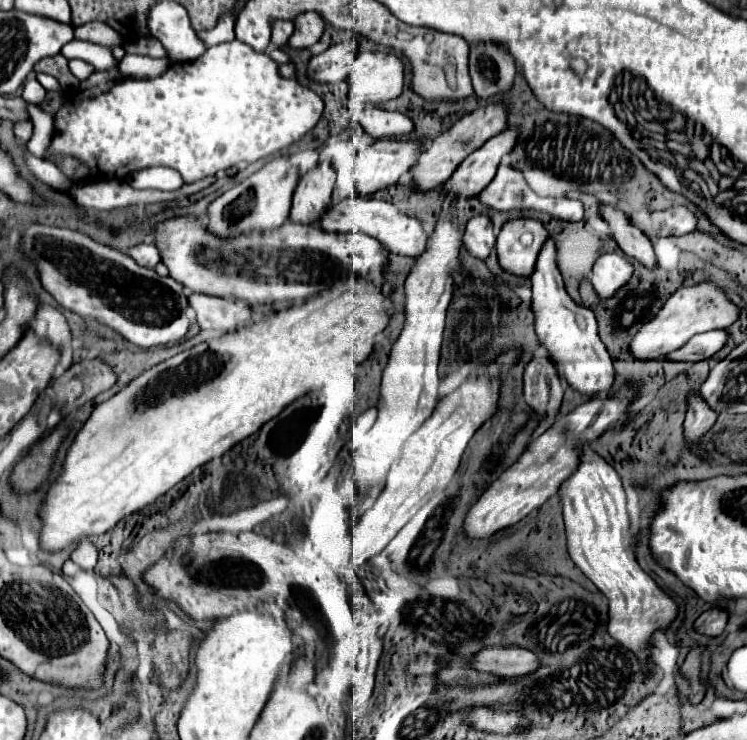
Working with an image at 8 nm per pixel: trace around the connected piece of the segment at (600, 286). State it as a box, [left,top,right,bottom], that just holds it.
[591,253,633,297]

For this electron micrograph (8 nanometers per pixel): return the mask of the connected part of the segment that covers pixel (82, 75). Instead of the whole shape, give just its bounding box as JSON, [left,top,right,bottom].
[69,59,95,81]

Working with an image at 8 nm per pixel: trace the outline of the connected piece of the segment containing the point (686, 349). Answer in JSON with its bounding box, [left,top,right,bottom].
[667,329,729,361]

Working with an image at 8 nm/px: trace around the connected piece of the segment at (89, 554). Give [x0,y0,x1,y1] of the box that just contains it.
[71,541,97,569]

